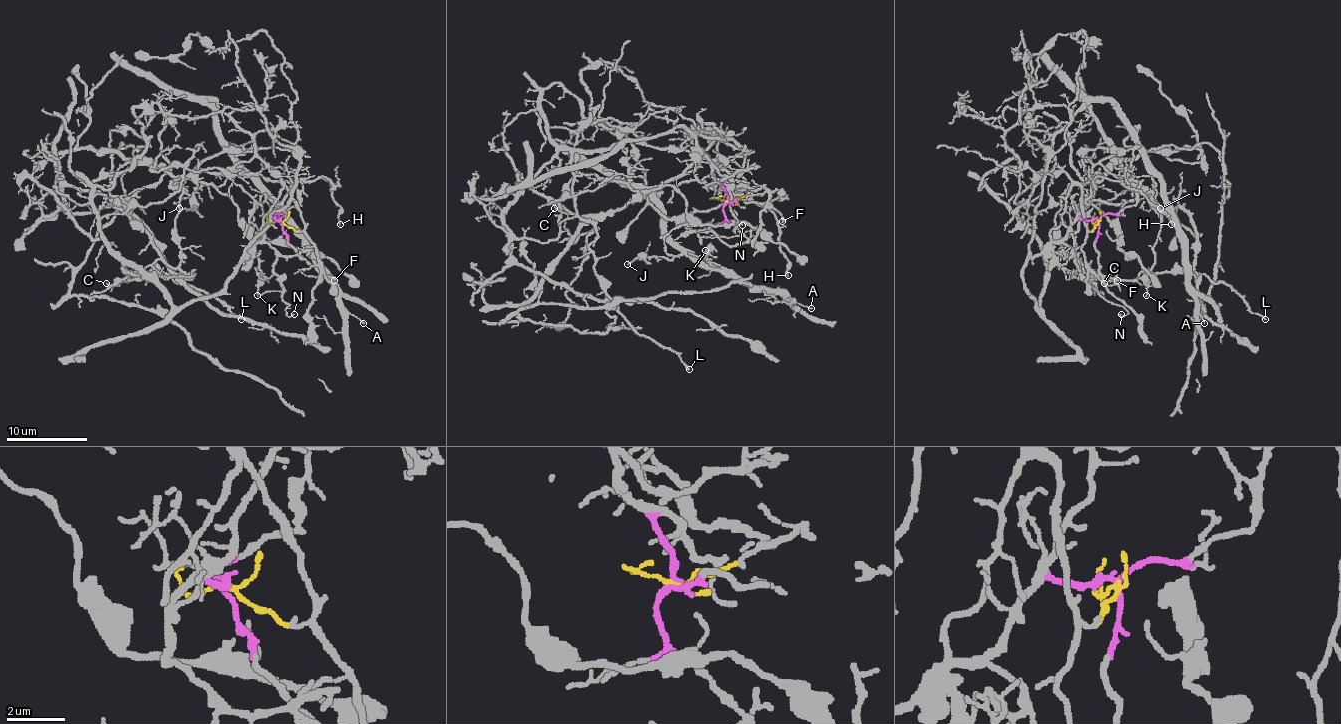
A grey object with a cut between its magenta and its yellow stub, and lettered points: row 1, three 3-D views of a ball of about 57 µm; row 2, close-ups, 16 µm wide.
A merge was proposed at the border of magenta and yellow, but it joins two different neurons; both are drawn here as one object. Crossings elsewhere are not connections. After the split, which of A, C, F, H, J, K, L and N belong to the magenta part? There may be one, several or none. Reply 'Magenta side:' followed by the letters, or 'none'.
Magenta side: C, F, H, L, N

